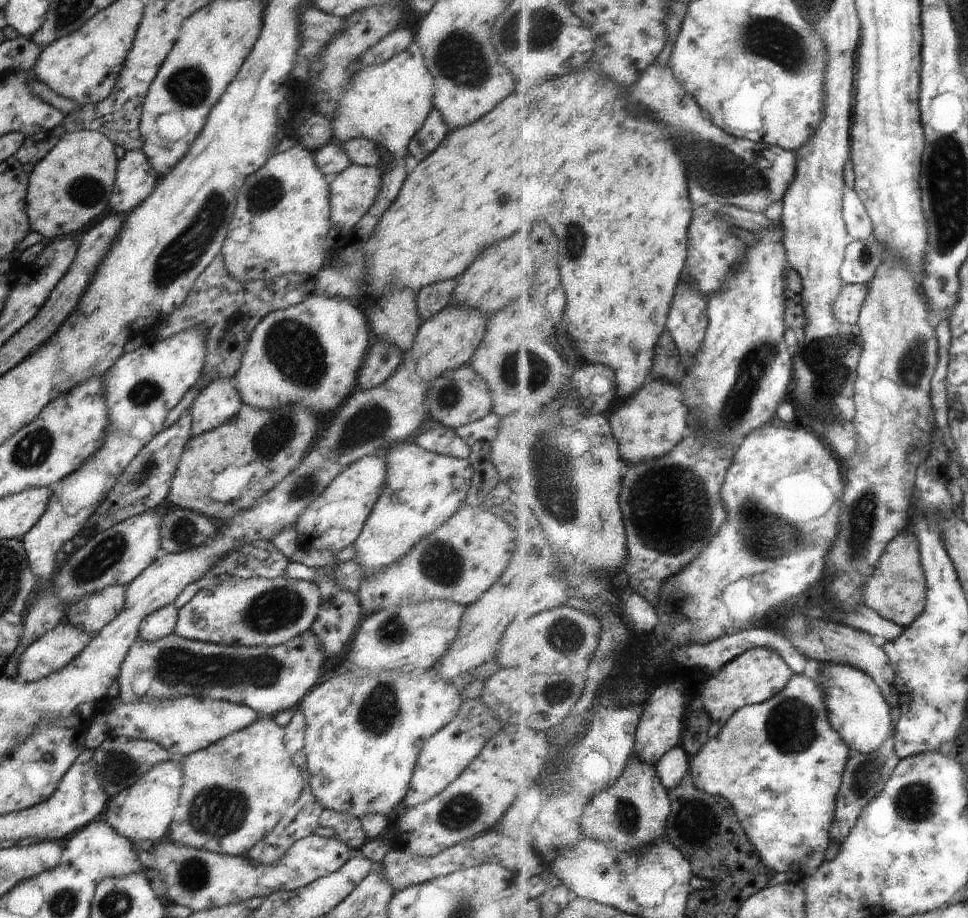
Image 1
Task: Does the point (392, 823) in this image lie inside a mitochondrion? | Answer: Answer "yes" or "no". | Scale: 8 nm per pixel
no

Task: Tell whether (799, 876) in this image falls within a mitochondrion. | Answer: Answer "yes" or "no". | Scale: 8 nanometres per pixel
no

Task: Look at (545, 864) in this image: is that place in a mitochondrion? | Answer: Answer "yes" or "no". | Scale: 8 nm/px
no

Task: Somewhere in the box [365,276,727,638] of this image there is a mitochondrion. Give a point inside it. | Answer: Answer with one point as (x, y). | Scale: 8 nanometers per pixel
(669, 511)

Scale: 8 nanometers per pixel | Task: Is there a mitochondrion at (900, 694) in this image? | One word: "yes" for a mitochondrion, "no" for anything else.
no

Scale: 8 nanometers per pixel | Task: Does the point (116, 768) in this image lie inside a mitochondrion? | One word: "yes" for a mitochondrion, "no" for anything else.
yes

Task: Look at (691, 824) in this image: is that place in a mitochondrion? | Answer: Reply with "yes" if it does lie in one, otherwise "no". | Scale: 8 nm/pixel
yes

